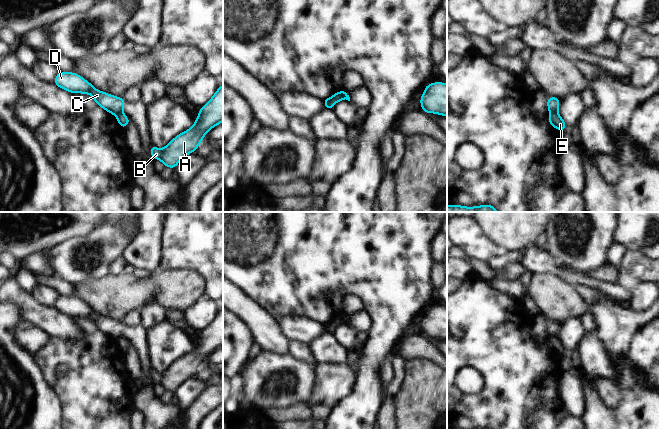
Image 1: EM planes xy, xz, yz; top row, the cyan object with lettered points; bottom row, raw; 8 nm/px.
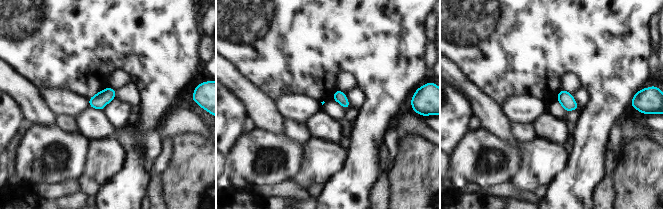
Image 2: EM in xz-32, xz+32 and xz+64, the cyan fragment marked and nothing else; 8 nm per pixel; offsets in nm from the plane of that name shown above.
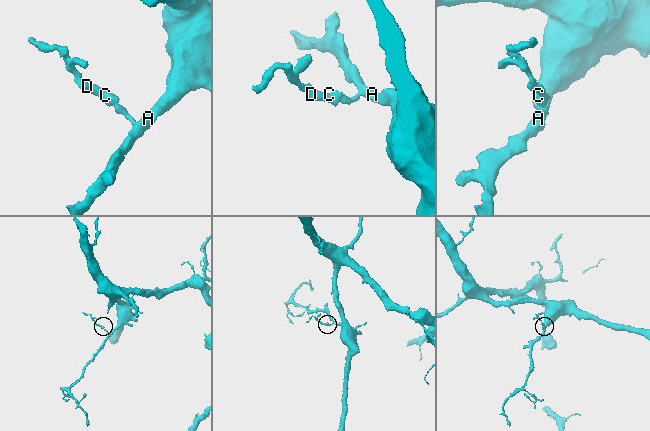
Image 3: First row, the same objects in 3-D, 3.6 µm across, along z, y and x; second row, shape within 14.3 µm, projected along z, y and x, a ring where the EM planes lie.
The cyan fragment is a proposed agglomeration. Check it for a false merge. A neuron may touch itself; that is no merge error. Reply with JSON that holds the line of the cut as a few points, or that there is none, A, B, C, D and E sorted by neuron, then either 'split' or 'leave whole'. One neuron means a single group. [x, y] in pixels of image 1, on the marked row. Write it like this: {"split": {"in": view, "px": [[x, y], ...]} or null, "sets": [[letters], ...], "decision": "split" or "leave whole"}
{"split": {"in": "yz", "px": [[550, 112], [557, 113]]}, "sets": [["A", "B", "E"], ["C", "D"]], "decision": "split"}

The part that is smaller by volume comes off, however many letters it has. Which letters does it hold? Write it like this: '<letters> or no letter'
C, D

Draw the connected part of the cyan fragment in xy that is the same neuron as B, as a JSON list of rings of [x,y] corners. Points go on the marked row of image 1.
[[[223,84],[212,98],[200,108],[194,125],[173,138],[163,149],[150,146],[151,157],[159,159],[165,167],[175,169],[188,154],[196,151],[201,140],[214,126],[223,121]]]

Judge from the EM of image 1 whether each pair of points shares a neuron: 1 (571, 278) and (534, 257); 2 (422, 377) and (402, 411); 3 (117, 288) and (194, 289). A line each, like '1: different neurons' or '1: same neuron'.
1: same neuron
2: same neuron
3: same neuron

